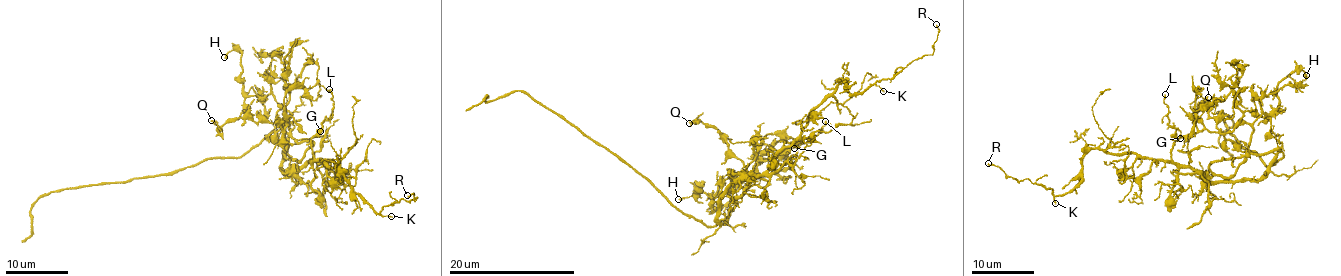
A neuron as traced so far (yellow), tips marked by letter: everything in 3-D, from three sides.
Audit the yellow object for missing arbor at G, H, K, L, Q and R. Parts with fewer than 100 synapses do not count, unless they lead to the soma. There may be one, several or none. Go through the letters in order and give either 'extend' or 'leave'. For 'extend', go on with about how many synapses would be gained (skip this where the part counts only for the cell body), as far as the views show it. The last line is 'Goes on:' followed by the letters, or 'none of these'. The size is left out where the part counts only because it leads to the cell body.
G: leave
H: leave
K: leave
L: leave
Q: leave
R: leave
Goes on: none of these

